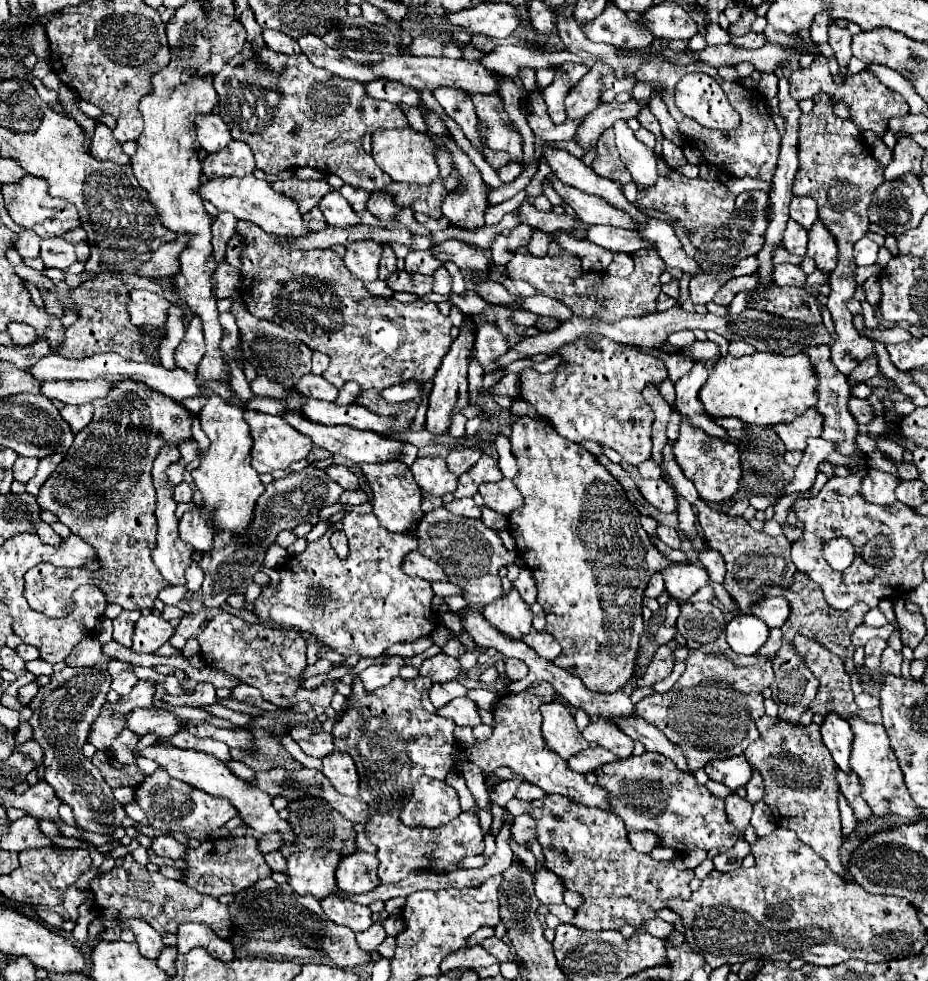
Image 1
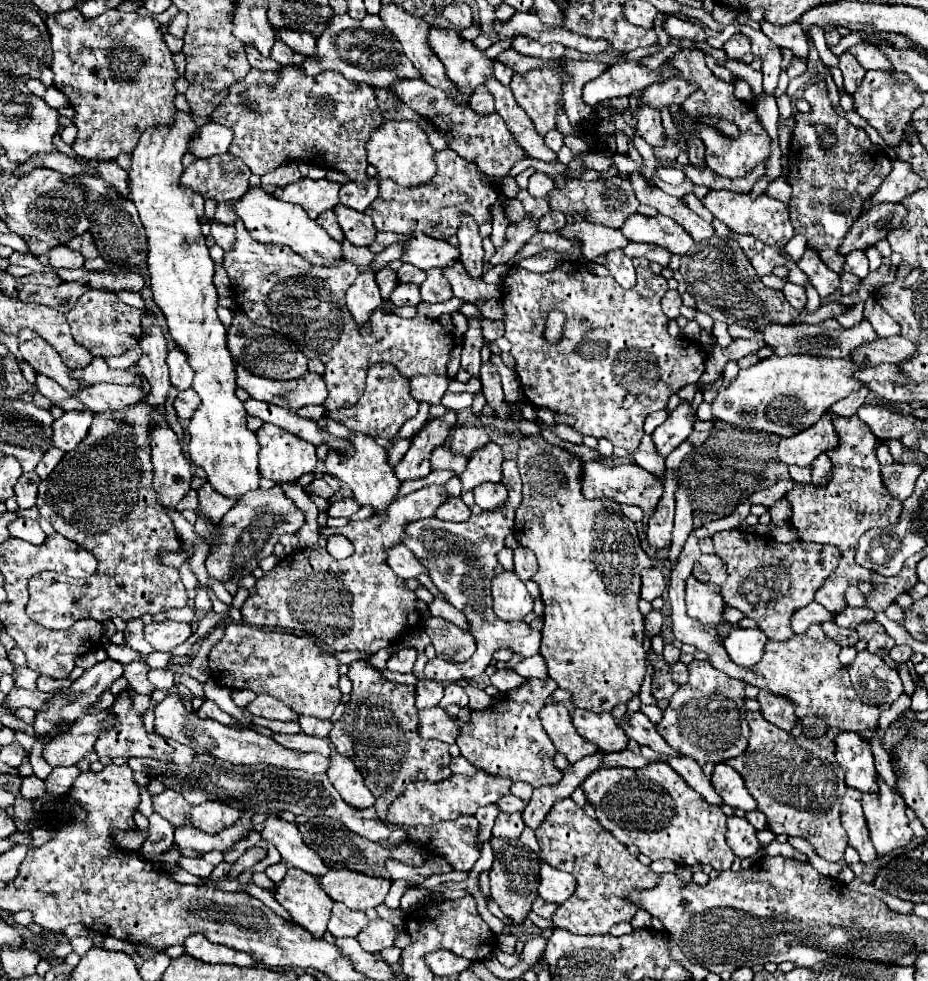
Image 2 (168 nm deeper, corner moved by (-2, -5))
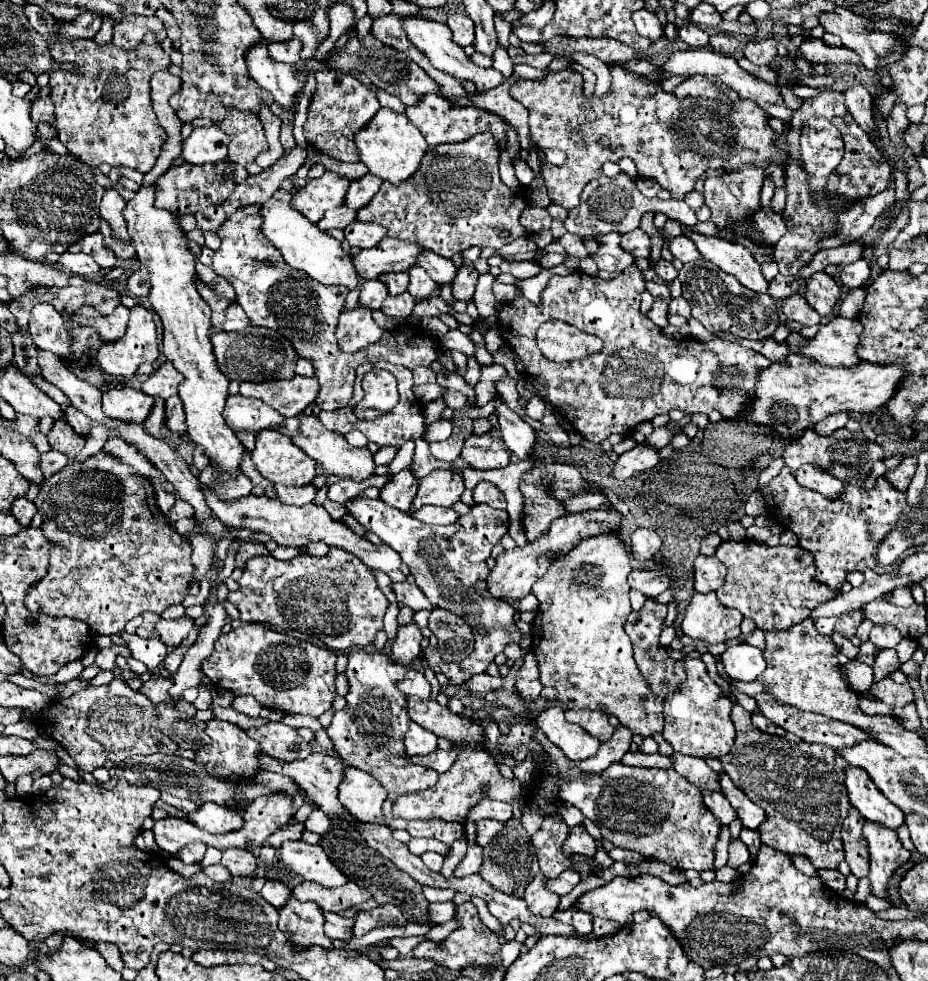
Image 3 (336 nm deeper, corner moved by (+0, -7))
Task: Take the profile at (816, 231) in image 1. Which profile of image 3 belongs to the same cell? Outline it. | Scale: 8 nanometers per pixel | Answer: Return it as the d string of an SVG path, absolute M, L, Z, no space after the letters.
M816 272L808 278L804 298L820 316L828 316L840 298L840 288L832 276L826 272Z

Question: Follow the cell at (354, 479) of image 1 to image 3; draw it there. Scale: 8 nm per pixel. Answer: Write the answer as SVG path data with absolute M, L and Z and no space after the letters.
M306 484L306 486L298 486L298 488L276 486L276 496L278 496L280 502L304 506L308 502L314 502L314 498L316 498L316 486L314 484Z

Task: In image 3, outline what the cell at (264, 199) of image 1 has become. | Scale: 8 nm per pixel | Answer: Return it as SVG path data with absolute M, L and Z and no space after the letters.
M270 198L260 208L260 216L262 216L260 228L264 236L282 252L284 262L288 262L296 270L304 270L308 276L312 276L314 280L322 284L336 284L336 286L340 284L350 290L356 288L358 280L356 280L352 258L348 256L348 252L342 248L342 244L336 238L322 232L316 224L308 222L308 218L304 218L298 210L292 210L290 204L278 202L274 198Z

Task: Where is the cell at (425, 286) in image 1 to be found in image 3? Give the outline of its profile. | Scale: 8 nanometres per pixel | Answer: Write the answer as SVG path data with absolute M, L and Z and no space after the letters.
M402 292L398 296L388 296L382 304L382 312L392 316L392 318L408 318L412 314L412 308L414 308L414 298L408 294L408 292Z

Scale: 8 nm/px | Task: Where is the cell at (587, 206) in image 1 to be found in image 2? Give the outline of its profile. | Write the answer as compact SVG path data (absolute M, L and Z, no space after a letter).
M662 214L630 216L622 226L622 234L626 234L626 238L632 242L656 244L656 246L666 248L668 252L680 254L680 256L688 254L688 250L694 244L690 234L682 226L678 226L678 222L674 222Z

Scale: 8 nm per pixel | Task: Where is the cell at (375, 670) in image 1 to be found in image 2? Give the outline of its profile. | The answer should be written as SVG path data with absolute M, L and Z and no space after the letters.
M402 648L398 652L394 652L388 660L388 670L398 670L402 674L408 674L412 672L414 668L414 662L416 662L416 650L414 648Z

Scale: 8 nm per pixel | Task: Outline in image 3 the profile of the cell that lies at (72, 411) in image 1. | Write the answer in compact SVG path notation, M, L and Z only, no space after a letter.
M56 420L52 430L48 432L48 442L52 450L58 450L62 454L66 454L70 460L76 458L76 454L84 448L86 440L84 436L80 436L78 432L74 432L74 428L64 422L64 420Z

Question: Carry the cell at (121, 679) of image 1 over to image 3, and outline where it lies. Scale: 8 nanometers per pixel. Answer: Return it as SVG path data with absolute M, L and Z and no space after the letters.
M152 676L152 678L148 678L148 680L140 686L140 692L142 692L144 696L148 696L154 704L158 704L158 702L172 702L170 696L168 696L170 686L172 686L172 680L164 680L164 678L160 678L160 676Z

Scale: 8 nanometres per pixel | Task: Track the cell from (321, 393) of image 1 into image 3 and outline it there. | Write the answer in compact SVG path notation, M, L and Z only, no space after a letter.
M294 376L292 380L272 380L272 382L242 382L240 394L248 398L258 398L278 410L282 416L298 416L308 404L316 400L320 386L318 378Z

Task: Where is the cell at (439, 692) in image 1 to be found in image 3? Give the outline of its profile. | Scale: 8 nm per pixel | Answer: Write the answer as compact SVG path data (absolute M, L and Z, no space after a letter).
M408 670L406 678L398 682L398 690L402 690L406 696L418 696L422 700L430 698L430 684L426 676L418 670Z

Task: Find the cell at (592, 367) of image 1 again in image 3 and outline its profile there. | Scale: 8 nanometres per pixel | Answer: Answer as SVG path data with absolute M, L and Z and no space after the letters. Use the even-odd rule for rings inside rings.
M630 264L618 278L612 280L604 280L576 270L566 276L552 276L548 280L548 286L540 294L538 304L530 302L520 292L516 300L500 306L498 310L498 330L504 332L504 336L516 336L510 342L510 346L526 368L526 380L532 382L538 394L546 394L548 402L572 422L572 426L582 434L584 440L604 442L604 438L608 438L610 434L630 436L640 422L652 420L658 414L668 414L672 408L680 408L688 414L710 414L716 408L724 414L724 418L736 420L740 418L740 410L744 410L744 398L748 398L748 394L752 394L754 390L756 370L770 366L770 360L762 354L740 344L724 342L720 338L714 338L710 342L696 342L690 338L668 338L660 326L652 324L652 320L640 312L640 294L644 290L646 278L636 264ZM548 318L560 318L584 332L598 336L604 342L604 348L580 360L548 360L544 354L540 354L534 340L534 332Z

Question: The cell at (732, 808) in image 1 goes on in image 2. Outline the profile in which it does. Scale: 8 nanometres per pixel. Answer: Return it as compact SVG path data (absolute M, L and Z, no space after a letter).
M738 816L728 818L726 842L738 858L750 858L760 848L760 842L756 838L756 830L752 828L752 824L746 818L738 818Z

